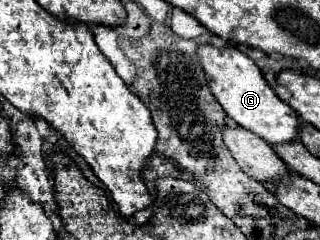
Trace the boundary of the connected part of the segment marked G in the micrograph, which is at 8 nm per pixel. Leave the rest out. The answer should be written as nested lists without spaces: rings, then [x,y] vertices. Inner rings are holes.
[[[201,44],[197,48],[197,56],[209,78],[207,84],[211,94],[221,104],[225,114],[231,116],[239,126],[251,130],[269,144],[283,144],[297,138],[299,122],[295,110],[277,98],[277,94],[265,82],[261,70],[251,58],[241,54],[235,46],[217,48],[213,44]]]

